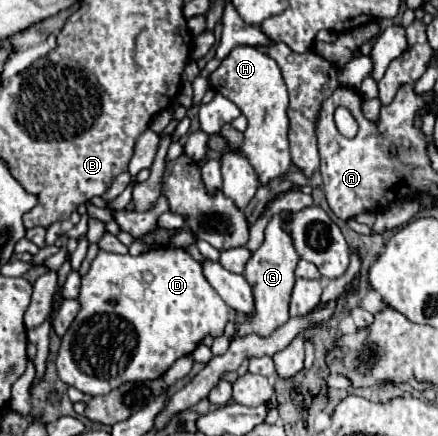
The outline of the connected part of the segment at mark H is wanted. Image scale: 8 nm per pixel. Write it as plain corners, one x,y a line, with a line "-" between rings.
238,46
234,48
220,64
216,72
210,74
212,88
226,98
230,98
242,114
248,118
248,128
244,132
242,154
252,164
260,186
270,184
276,178
282,178
290,170
290,152
288,152
288,118
286,118
286,102
288,90
278,70
278,64
266,54
258,52
254,46

